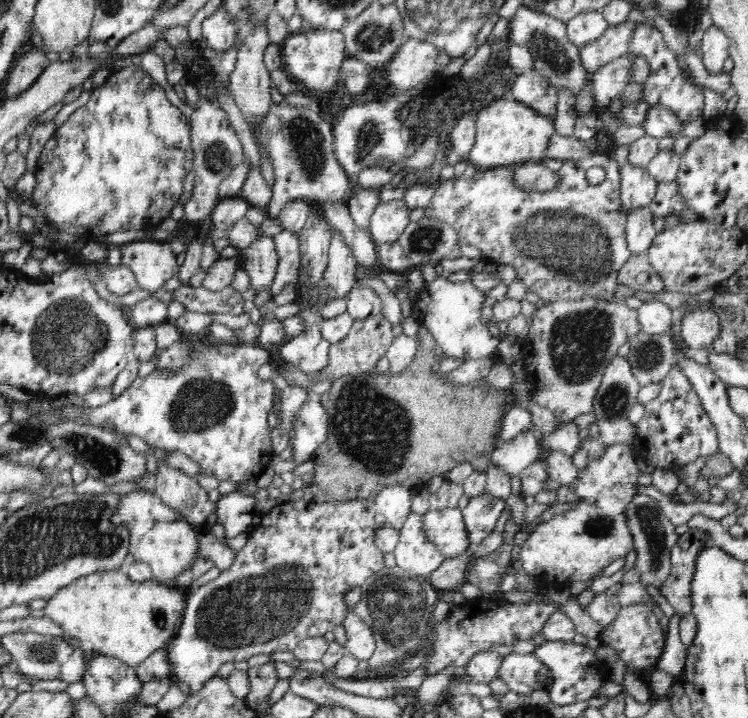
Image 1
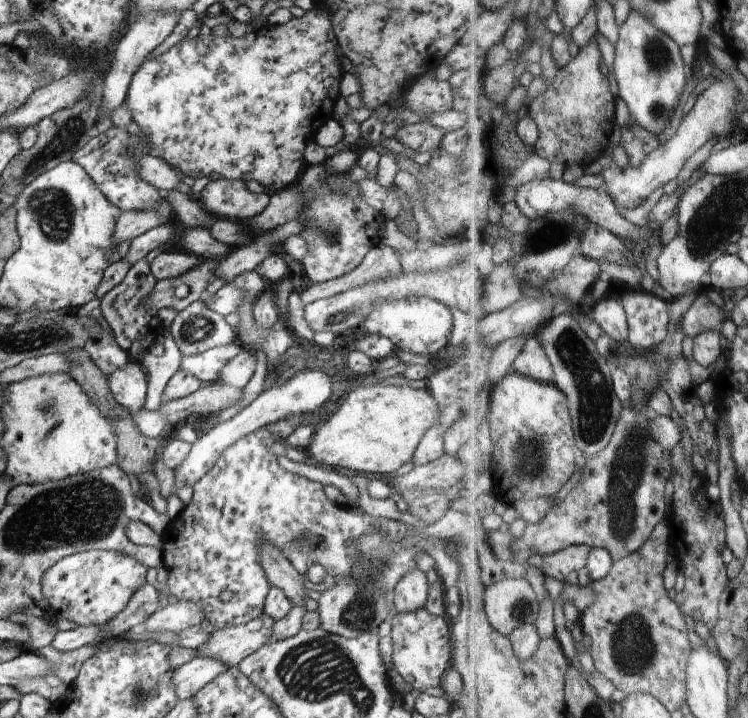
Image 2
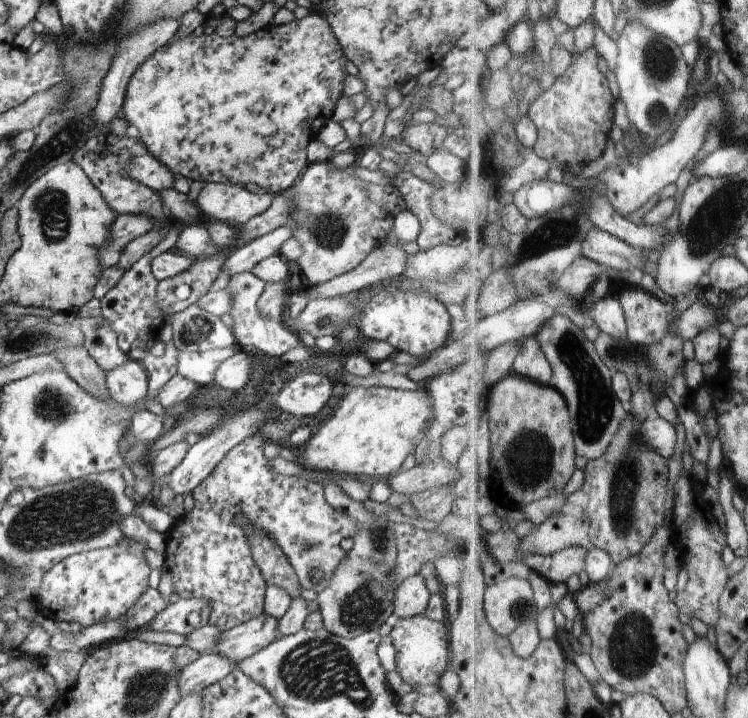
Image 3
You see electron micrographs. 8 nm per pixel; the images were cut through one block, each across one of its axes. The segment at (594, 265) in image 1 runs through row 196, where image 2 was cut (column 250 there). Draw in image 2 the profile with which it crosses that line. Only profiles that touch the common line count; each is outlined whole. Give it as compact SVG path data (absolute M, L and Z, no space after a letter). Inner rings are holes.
M260 427L260 428L259 428L259 429L256 429L256 430L255 430L255 431L254 431L254 432L251 432L251 433L250 433L250 434L247 434L247 435L244 435L244 436L242 436L242 437L240 437L240 438L239 438L239 439L238 439L238 440L237 440L237 441L236 441L236 442L234 442L234 444L231 444L231 445L228 445L228 446L227 446L227 447L226 447L226 448L224 448L224 450L223 450L223 451L222 451L222 454L219 454L219 457L218 457L218 460L215 460L215 463L214 463L214 464L213 464L213 465L212 465L212 466L211 466L211 467L210 467L210 468L209 468L209 471L208 471L208 472L207 472L207 473L206 473L206 474L204 474L204 476L203 476L203 477L202 477L202 478L201 478L201 479L200 479L200 480L199 480L199 481L198 481L198 482L197 482L197 483L196 483L196 484L195 484L195 485L194 485L194 486L193 486L193 497L192 497L192 501L191 501L191 503L190 503L190 504L188 504L188 505L186 505L186 506L185 506L185 507L184 507L184 509L183 509L183 510L182 510L182 512L180 512L180 514L179 514L179 516L178 516L178 518L174 518L174 519L173 519L173 520L171 520L171 522L170 522L170 524L168 524L168 526L167 526L167 527L166 527L166 528L165 528L165 530L164 530L164 531L162 531L162 532L161 532L161 534L160 534L160 535L161 535L161 540L162 540L162 546L163 546L163 548L162 548L162 549L161 549L161 553L162 553L162 556L163 556L163 566L164 566L164 567L165 567L165 568L166 568L166 570L167 570L167 572L168 572L168 574L169 574L169 577L168 577L168 580L167 580L167 584L168 584L168 585L169 585L169 589L170 589L170 592L171 592L171 593L170 593L170 594L174 594L174 596L176 596L176 598L177 598L177 599L178 599L178 600L179 600L179 601L182 601L182 602L186 602L186 601L190 601L190 602L191 602L191 603L194 603L194 604L195 604L195 605L198 605L198 606L199 606L199 608L200 608L200 609L201 609L201 610L202 610L202 611L203 611L203 613L204 613L204 614L205 614L205 618L206 618L206 619L208 619L208 620L209 620L209 621L210 621L210 622L211 622L211 624L212 624L212 626L213 626L213 627L214 627L214 628L215 628L215 630L220 630L220 629L223 629L223 628L226 628L226 627L235 627L235 626L236 626L236 625L243 625L243 624L246 624L246 623L247 623L247 622L250 622L250 621L251 621L251 620L252 620L252 619L255 619L255 618L256 618L256 617L259 617L259 616L260 616L260 615L261 615L261 614L262 614L262 613L263 613L263 604L264 604L264 601L265 601L265 598L266 598L266 595L267 595L267 594L268 594L268 591L269 591L269 590L270 590L270 587L271 587L271 584L270 584L270 583L269 583L269 582L268 582L268 579L267 579L267 578L266 578L266 575L265 575L265 572L264 572L264 571L263 571L263 568L262 568L262 565L261 565L261 560L260 560L260 557L261 557L261 556L260 556L260 553L259 553L259 551L260 551L260 550L261 550L261 546L260 546L260 544L261 544L261 542L262 542L262 541L263 541L263 540L268 540L268 542L270 542L270 544L272 544L272 545L274 545L274 546L275 546L275 547L276 547L276 548L277 548L277 549L278 549L278 550L279 550L279 551L280 551L280 552L281 552L281 553L282 553L282 554L283 554L283 555L284 555L284 556L285 556L285 557L286 557L286 558L287 558L287 559L288 559L288 560L289 560L289 561L290 561L290 562L291 562L291 563L292 563L292 564L293 564L293 565L294 565L294 568L295 568L295 569L296 569L296 570L297 570L297 571L298 571L298 572L299 572L299 573L300 573L300 574L301 574L301 575L302 575L302 576L303 576L303 577L304 577L304 578L305 578L305 585L306 585L306 586L307 586L307 587L308 587L308 588L309 588L309 590L311 590L311 591L314 591L314 590L318 590L318 591L320 591L320 592L323 592L323 591L326 591L326 590L327 590L327 589L329 589L329 588L334 588L334 585L335 585L335 584L336 584L336 582L337 582L337 581L338 581L338 580L339 580L339 579L342 579L342 578L343 578L343 577L348 577L348 576L349 576L349 575L350 575L350 574L351 574L351 576L352 576L352 577L353 577L353 578L354 578L354 579L355 579L355 580L356 580L356 581L360 581L360 580L361 580L361 579L372 579L372 578L373 578L373 577L374 577L374 576L376 576L376 578L377 578L377 586L378 586L378 587L381 587L381 588L382 588L382 589L383 589L383 592L384 592L384 593L391 593L391 592L392 592L392 591L393 591L393 590L394 590L394 589L395 589L395 584L396 584L396 583L397 583L397 582L398 582L398 581L399 581L399 580L400 580L400 579L401 579L401 576L402 576L402 575L403 575L403 574L406 574L406 573L407 573L407 572L408 572L408 570L412 570L412 569L416 569L416 568L417 568L417 566L416 566L416 562L414 562L414 554L416 554L416 552L418 552L418 548L404 548L404 546L397 546L397 544L398 544L398 543L399 543L399 542L400 542L400 541L401 541L401 534L400 534L400 535L399 535L399 536L398 536L398 538L397 538L397 536L396 536L396 532L398 532L398 523L399 523L399 522L398 522L398 521L392 521L392 520L388 520L388 519L385 519L385 518L383 518L383 517L380 517L380 518L378 518L378 517L374 517L374 516L372 516L372 515L368 515L368 514L367 514L367 513L365 513L365 512L364 512L364 511L362 511L362 509L355 509L355 508L354 508L354 507L347 507L347 506L346 506L346 505L343 505L343 504L336 504L336 503L335 503L335 502L334 502L334 501L331 501L331 500L330 500L330 499L329 499L329 496L326 496L326 491L325 491L325 487L323 487L323 486L322 486L322 485L321 485L321 484L320 484L320 483L317 483L317 482L314 482L314 481L310 481L310 480L308 480L308 479L306 479L306 477L301 477L301 476L299 476L299 475L297 475L297 474L295 474L295 473L292 473L292 472L289 472L289 471L286 471L286 470L285 470L285 469L284 469L284 468L282 468L282 467L280 467L280 464L279 464L279 463L278 463L278 457L276 457L276 455L274 455L274 454L273 454L273 453L272 453L272 450L270 450L270 447L271 447L271 445L272 445L272 444L274 444L274 443L275 443L275 441L274 441L274 440L276 440L276 438L275 438L275 437L276 437L276 436L275 436L275 435L274 435L274 434L272 434L272 432L270 432L270 430L268 430L268 427ZM376 528L380 528L380 529L381 529L381 532L380 532L380 535L383 535L383 536L386 536L386 538L388 538L388 539L390 539L390 540L392 540L392 544L393 544L393 545L394 545L394 546L393 546L393 548L392 548L392 551L390 551L390 552L389 552L389 557L388 557L388 558L387 558L387 561L386 561L386 562L385 562L385 563L384 563L384 564L383 564L383 558L382 558L382 557L376 557L376 558L374 558L374 557L365 557L365 556L364 556L364 555L361 555L361 554L360 554L360 553L358 553L358 552L359 552L359 548L358 548L358 547L357 547L357 544L358 544L358 542L359 542L359 541L360 541L360 540L361 540L361 539L362 539L362 538L363 538L363 537L364 537L364 536L365 536L365 535L366 535L366 534L370 534L370 532L376 532ZM222 590L229 590L229 591L230 591L230 592L232 592L232 598L230 598L230 600L228 600L228 602L226 602L226 603L224 603L224 602L220 602L220 600L218 600L218 595L219 595L219 594L220 594L220 592L222 592Z

